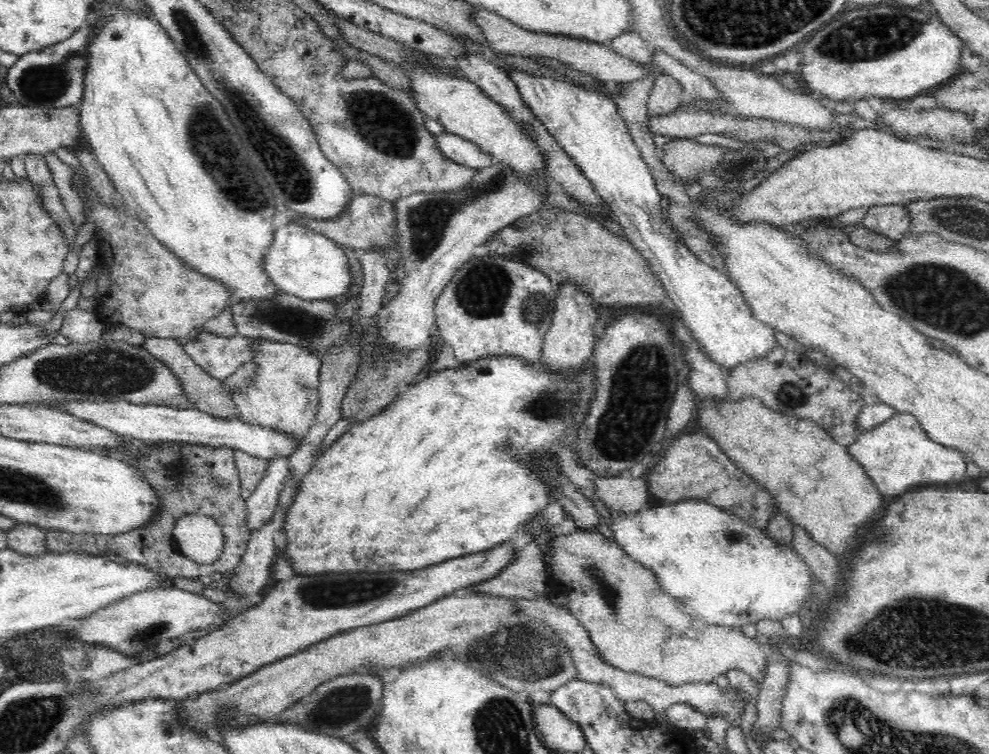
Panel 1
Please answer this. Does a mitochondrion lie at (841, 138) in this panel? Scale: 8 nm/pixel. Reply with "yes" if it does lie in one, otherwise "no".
no

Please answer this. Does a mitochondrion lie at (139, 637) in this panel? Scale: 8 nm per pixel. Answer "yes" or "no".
yes

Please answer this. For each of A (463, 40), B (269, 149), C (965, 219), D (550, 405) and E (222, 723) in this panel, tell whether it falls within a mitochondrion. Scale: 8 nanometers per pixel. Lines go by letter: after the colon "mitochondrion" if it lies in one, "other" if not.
A: other
B: mitochondrion
C: mitochondrion
D: mitochondrion
E: other

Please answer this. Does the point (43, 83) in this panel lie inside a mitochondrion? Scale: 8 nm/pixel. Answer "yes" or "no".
yes

